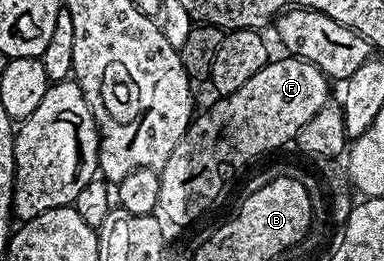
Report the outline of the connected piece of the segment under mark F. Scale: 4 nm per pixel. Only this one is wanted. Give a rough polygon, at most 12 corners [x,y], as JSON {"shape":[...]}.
{"shape":[[282,55],[197,114],[159,170],[186,225],[226,176],[291,144],[331,100]]}

